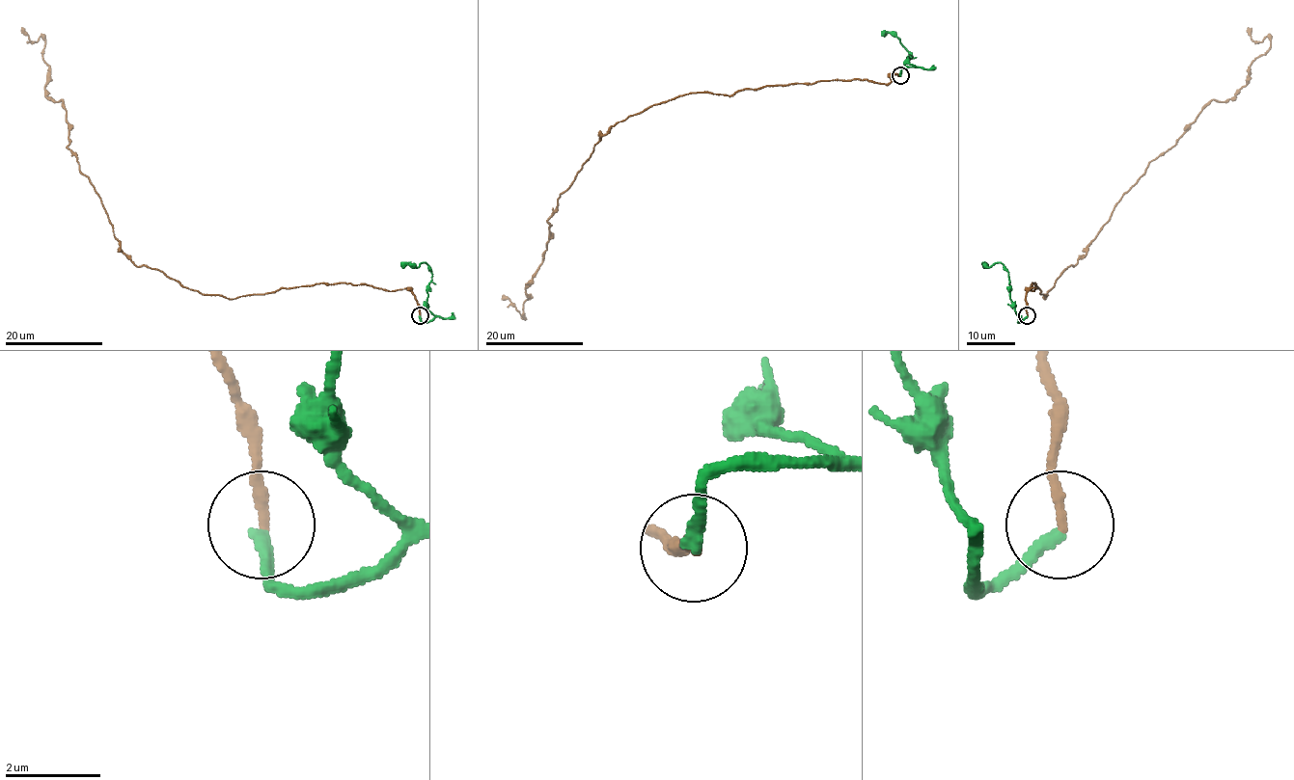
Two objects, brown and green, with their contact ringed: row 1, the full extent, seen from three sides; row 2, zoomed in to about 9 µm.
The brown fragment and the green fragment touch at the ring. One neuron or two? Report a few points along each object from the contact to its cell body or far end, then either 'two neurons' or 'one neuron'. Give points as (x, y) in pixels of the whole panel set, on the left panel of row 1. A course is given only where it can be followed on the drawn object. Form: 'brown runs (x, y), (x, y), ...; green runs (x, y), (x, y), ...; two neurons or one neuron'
brown runs (420, 315), (409, 287), (226, 298), (137, 266), (68, 147), (44, 40), (21, 27); green runs (420, 316), (423, 321), (434, 316), (426, 301), (431, 269), (426, 263), (401, 265); two neurons

